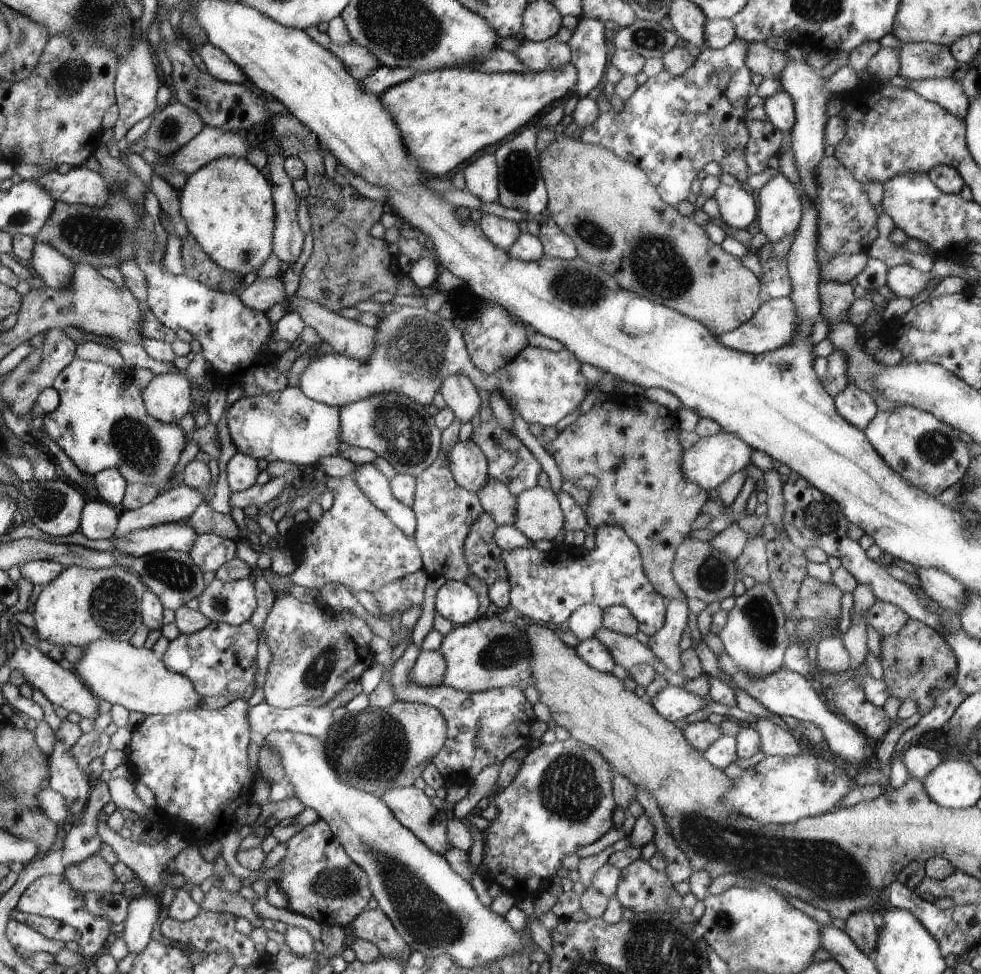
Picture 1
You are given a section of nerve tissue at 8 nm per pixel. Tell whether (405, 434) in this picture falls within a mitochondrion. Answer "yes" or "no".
yes

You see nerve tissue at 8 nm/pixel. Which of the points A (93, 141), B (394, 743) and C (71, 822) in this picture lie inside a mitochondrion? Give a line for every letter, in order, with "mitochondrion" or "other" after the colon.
A: other
B: mitochondrion
C: other

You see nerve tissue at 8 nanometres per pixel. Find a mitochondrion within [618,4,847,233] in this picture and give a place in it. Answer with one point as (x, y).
(648, 38)

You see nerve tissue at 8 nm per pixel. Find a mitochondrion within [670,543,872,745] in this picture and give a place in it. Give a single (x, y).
(758, 615)

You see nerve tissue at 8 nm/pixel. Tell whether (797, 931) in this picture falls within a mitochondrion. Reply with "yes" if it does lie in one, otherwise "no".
no

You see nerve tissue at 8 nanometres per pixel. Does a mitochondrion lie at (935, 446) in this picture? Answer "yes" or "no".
yes

